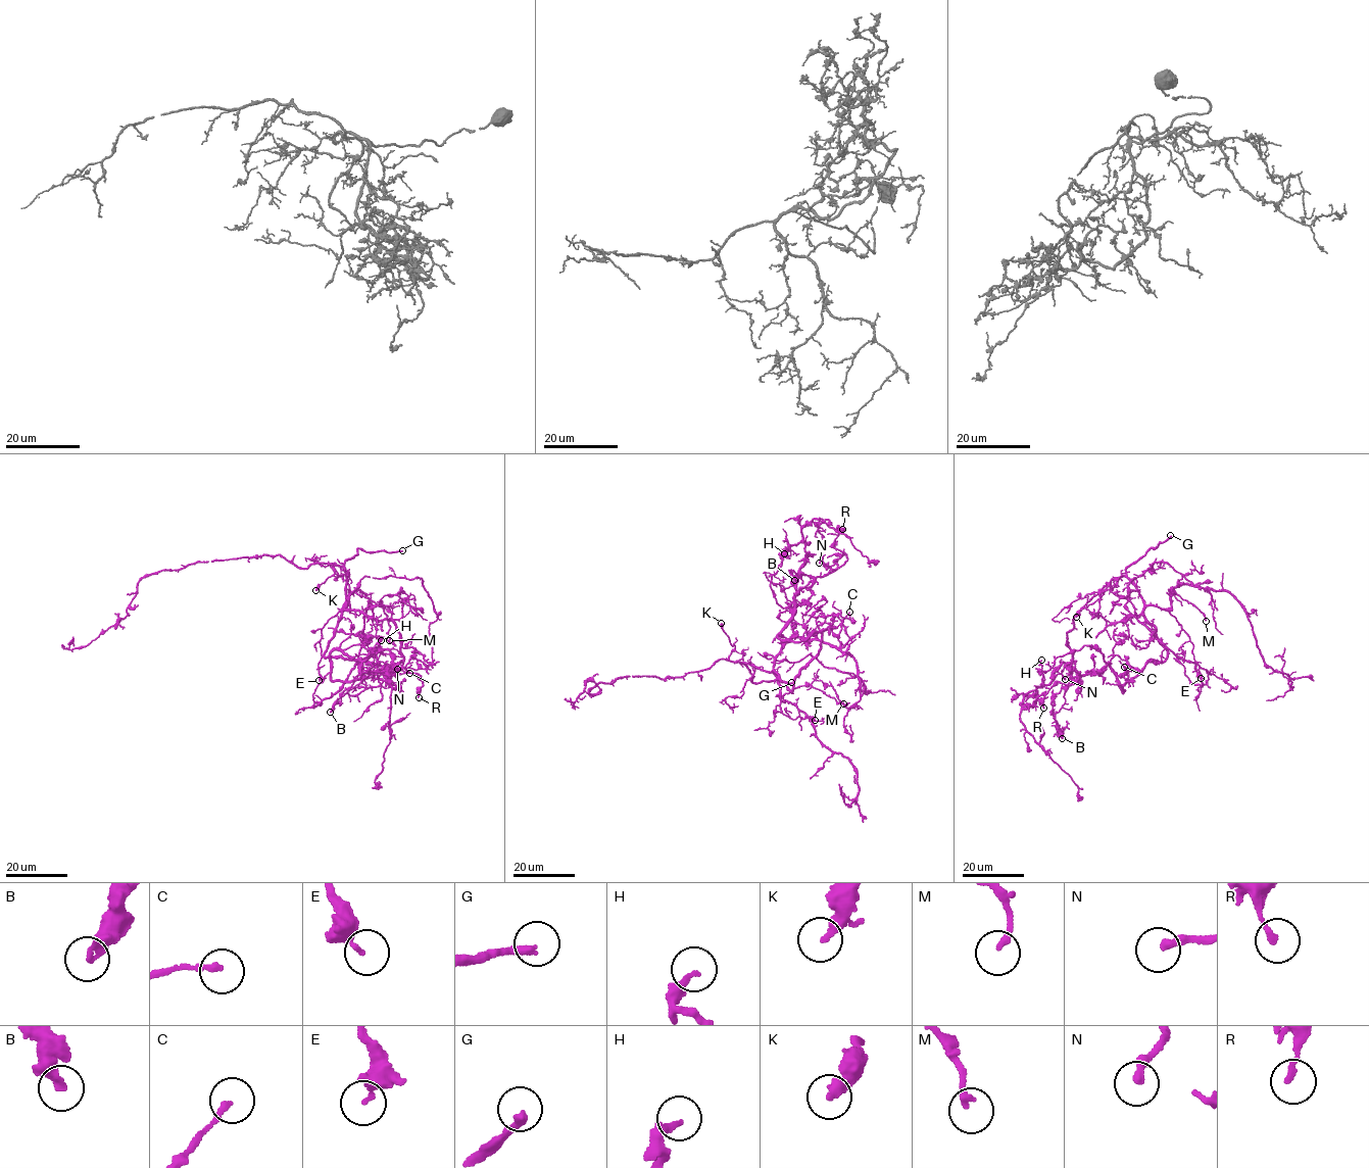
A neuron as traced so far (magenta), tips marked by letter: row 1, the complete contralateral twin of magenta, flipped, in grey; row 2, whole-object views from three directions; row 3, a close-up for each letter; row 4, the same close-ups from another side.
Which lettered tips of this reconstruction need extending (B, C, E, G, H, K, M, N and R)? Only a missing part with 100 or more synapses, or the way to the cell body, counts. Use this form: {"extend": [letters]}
{"extend": ["G"]}

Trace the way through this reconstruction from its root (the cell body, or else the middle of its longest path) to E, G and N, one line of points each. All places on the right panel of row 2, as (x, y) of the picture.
E: (1156, 636), (1144, 614), (1150, 605), (1169, 611), (1176, 617), (1192, 643), (1201, 678)
G: (1156, 636), (1155, 629), (1144, 615), (1143, 599), (1127, 576), (1126, 569), (1170, 535)
N: (1156, 636), (1166, 659), (1150, 659), (1123, 692), (1108, 663), (1080, 678), (1081, 691), (1075, 663), (1065, 679)

